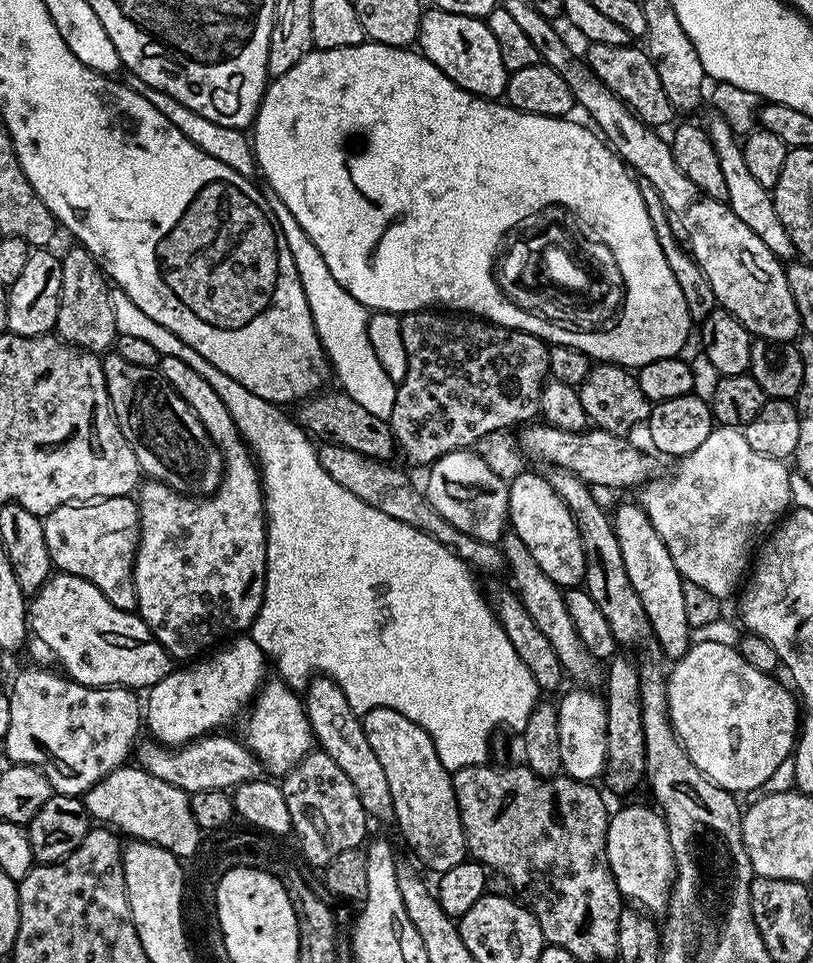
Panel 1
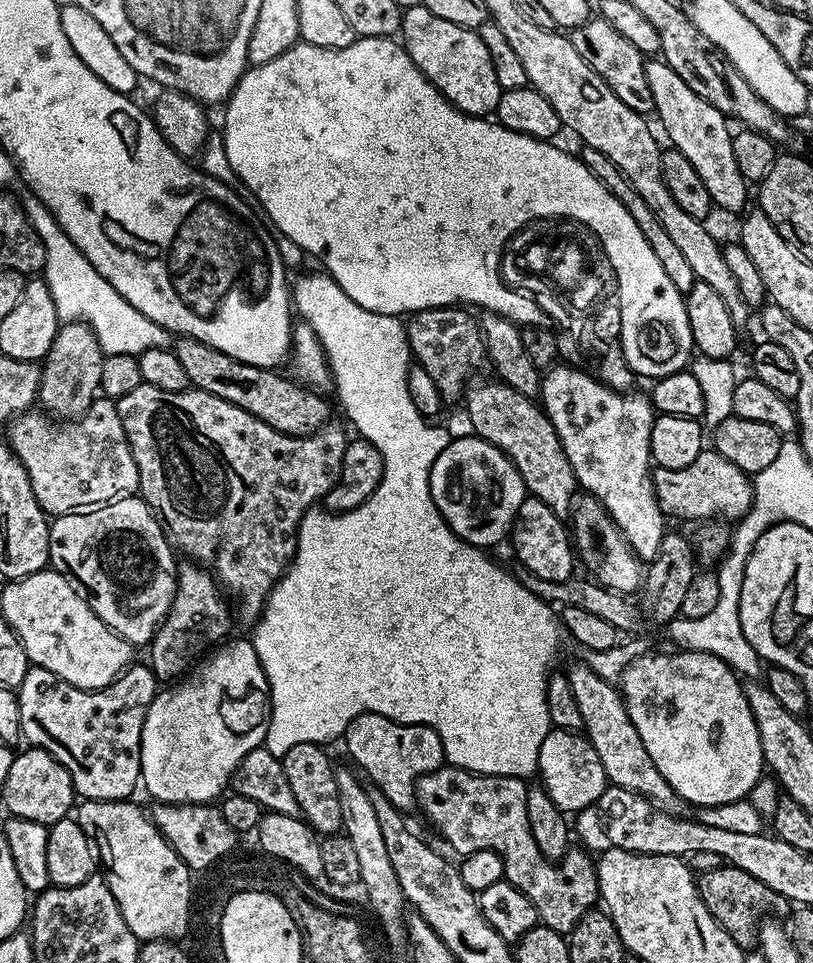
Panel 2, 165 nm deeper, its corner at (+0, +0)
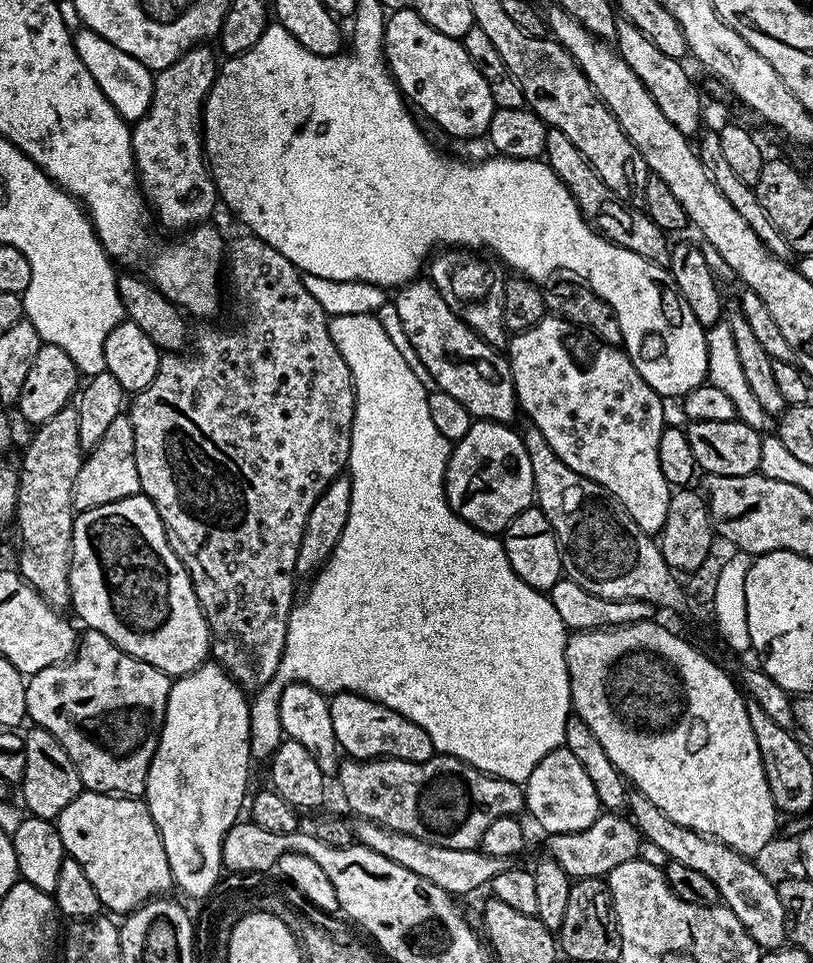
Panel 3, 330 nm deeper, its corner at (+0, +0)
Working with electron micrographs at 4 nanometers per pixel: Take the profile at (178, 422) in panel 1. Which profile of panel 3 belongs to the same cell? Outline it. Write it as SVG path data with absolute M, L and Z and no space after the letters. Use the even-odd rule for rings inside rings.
M251 234L243 235L233 244L231 241L226 248L226 280L232 283L237 302L244 304L240 312L240 325L237 328L204 328L197 336L195 333L196 356L161 355L154 382L131 397L130 419L134 426L134 462L138 466L140 492L154 502L172 539L174 554L183 562L192 580L194 594L204 609L204 617L208 619L211 659L226 669L232 675L233 682L240 685L245 693L255 694L276 676L278 662L284 653L288 615L292 613L294 603L292 580L296 576L298 546L302 542L306 518L310 518L310 510L314 510L314 502L318 502L326 486L330 486L330 482L334 482L348 467L356 391L352 385L350 366L346 366L342 354L338 354L338 346L334 346L334 338L330 338L329 313L324 312L322 306L318 306L318 298L306 290L300 269L293 266L290 258L278 254L274 246Z

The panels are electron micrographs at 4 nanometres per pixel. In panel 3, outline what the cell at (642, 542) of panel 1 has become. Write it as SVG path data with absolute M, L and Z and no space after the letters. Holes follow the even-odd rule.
M545 315L544 319L538 321L534 326L530 326L530 330L515 333L509 339L506 345L507 362L512 371L512 381L514 382L514 390L516 391L516 402L521 413L528 415L527 419L534 425L538 426L538 430L542 430L542 438L546 438L546 442L550 444L551 450L570 468L578 474L594 481L600 487L604 487L612 496L615 496L618 503L629 512L630 518L641 527L644 532L649 534L658 534L662 530L662 526L666 522L666 506L670 502L672 492L670 485L666 482L666 478L662 478L662 466L658 466L658 438L662 438L666 421L664 421L664 404L665 401L660 395L647 384L642 378L642 374L638 374L638 370L632 365L632 359L628 357L627 352L619 347L600 346L600 349L592 356L592 361L583 368L582 365L576 364L576 360L572 357L570 349L564 345L564 332L560 329L561 321L555 315Z

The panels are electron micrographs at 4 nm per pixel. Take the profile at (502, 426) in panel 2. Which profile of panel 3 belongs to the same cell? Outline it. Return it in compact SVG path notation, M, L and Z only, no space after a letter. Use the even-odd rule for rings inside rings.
M417 278L403 285L395 296L396 320L408 339L410 352L412 347L411 355L418 364L420 359L419 367L426 376L428 371L427 379L432 379L439 391L458 398L458 402L462 402L475 419L511 425L512 419L518 416L518 405L507 359L497 349L491 348L477 332L470 330L470 326L466 326L466 322L462 322L450 306L446 306L442 294L438 294L431 280Z

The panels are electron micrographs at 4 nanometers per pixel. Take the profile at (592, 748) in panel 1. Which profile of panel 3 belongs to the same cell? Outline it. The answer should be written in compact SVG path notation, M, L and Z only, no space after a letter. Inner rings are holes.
M563 746L546 754L546 758L534 766L523 789L527 815L532 815L548 834L586 830L602 811L598 794L594 794L594 782L590 782L590 774L586 774L586 766L582 766L582 762Z

